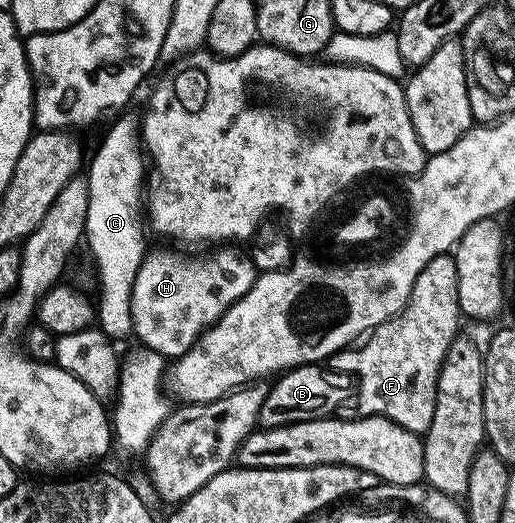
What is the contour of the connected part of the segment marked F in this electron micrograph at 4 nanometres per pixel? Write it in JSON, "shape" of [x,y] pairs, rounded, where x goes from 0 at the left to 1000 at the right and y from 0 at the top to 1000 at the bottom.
{"shape":[[[878,484],[854,486],[814,520],[786,587],[742,623],[726,623],[707,648],[709,662],[672,665],[647,679],[643,698],[650,706],[693,715],[701,728],[691,790],[703,799],[744,797],[800,828],[825,832],[845,795],[856,698],[868,665],[889,644],[887,608],[895,606],[887,495]]]}

